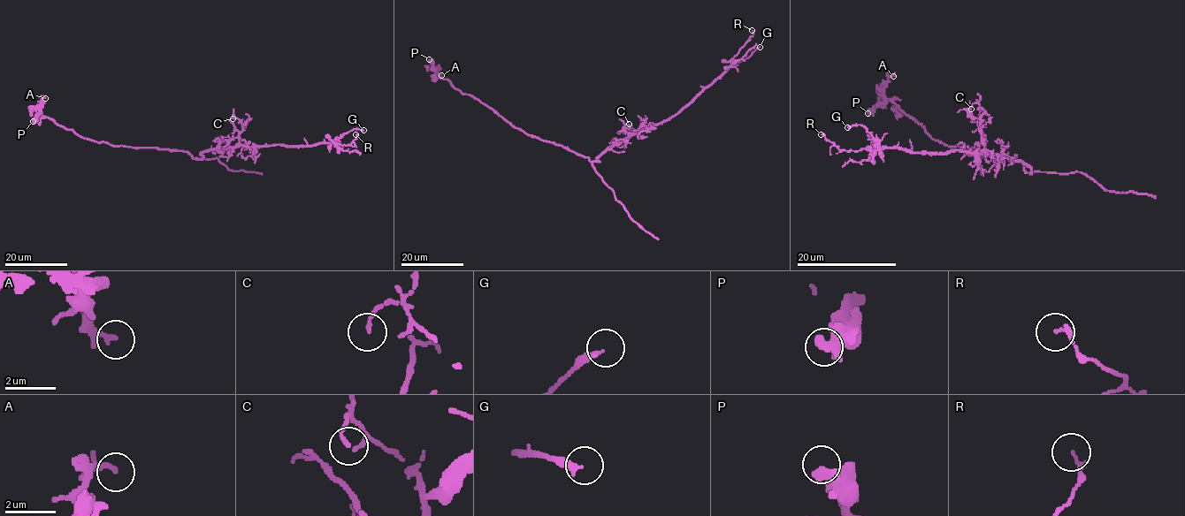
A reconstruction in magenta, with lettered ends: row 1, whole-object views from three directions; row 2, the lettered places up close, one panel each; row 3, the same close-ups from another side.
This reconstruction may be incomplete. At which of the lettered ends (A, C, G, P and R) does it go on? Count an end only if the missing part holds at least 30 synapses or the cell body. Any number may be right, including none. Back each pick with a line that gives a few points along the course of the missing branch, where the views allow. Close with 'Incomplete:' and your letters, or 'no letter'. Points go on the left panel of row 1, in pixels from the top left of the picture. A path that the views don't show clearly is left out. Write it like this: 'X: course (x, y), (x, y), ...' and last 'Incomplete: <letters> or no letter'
Incomplete: no letter

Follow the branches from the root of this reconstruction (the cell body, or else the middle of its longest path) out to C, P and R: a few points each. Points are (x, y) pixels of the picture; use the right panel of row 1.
C: (1030, 173), (1024, 163), (993, 155), (983, 146), (981, 116), (984, 110), (977, 103), (974, 103), (971, 109)
P: (1030, 173), (1020, 161), (968, 152), (933, 140), (893, 102), (883, 101), (867, 113)
R: (1030, 173), (1030, 170), (1020, 161), (987, 152), (914, 153), (898, 148), (841, 150), (821, 134)

